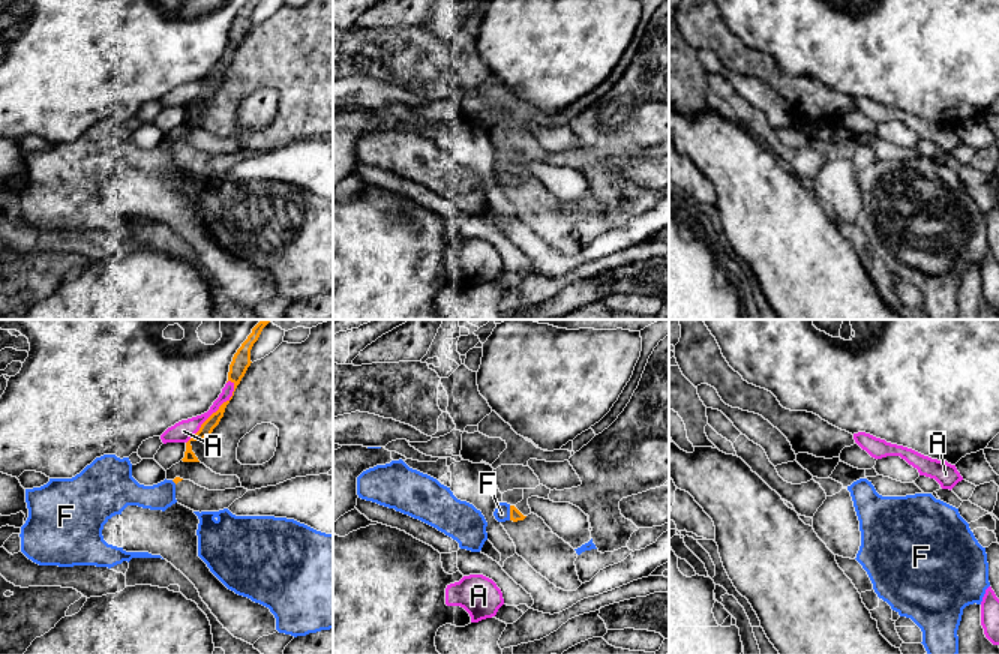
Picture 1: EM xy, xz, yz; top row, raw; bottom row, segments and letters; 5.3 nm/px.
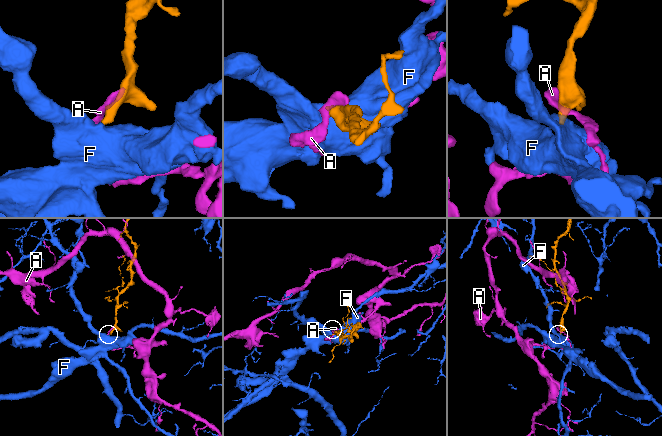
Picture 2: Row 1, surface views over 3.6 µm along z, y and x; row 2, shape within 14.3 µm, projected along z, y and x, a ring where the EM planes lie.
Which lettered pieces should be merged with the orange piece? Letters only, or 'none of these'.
F

